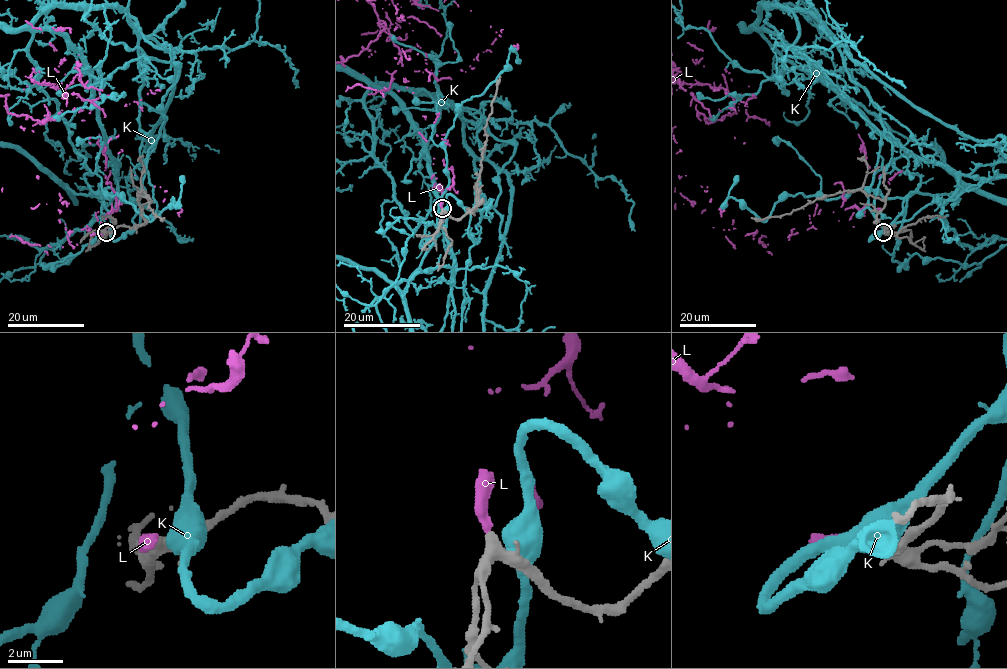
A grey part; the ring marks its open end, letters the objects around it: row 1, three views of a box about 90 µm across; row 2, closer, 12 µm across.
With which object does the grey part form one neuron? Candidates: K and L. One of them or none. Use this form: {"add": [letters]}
{"add": ["L"]}

